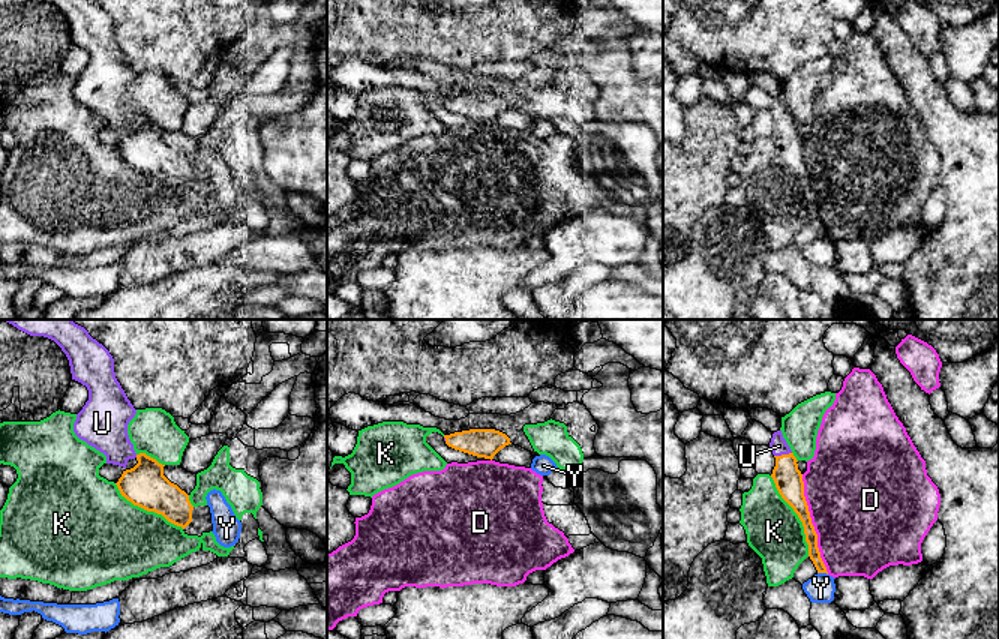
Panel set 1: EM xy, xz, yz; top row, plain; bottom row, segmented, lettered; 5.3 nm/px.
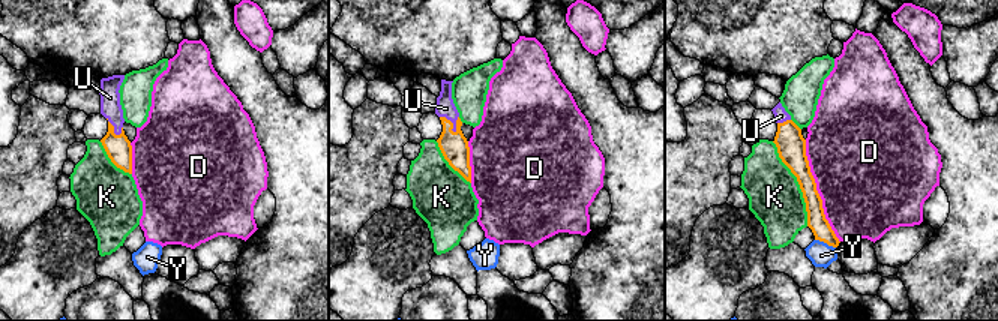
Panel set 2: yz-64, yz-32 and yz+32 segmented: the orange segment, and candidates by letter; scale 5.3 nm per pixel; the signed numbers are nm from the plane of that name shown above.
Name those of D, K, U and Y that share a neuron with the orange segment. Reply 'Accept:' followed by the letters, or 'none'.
Accept: U

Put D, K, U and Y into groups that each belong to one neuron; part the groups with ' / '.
D / K / U / Y

